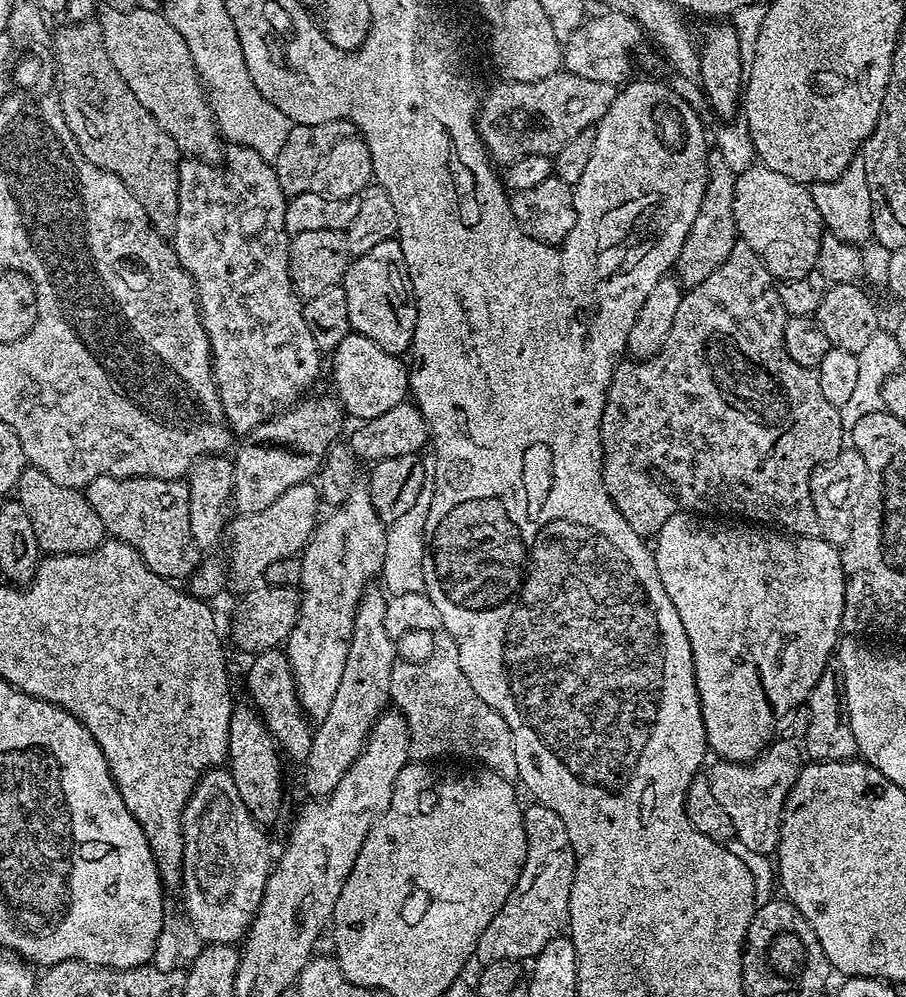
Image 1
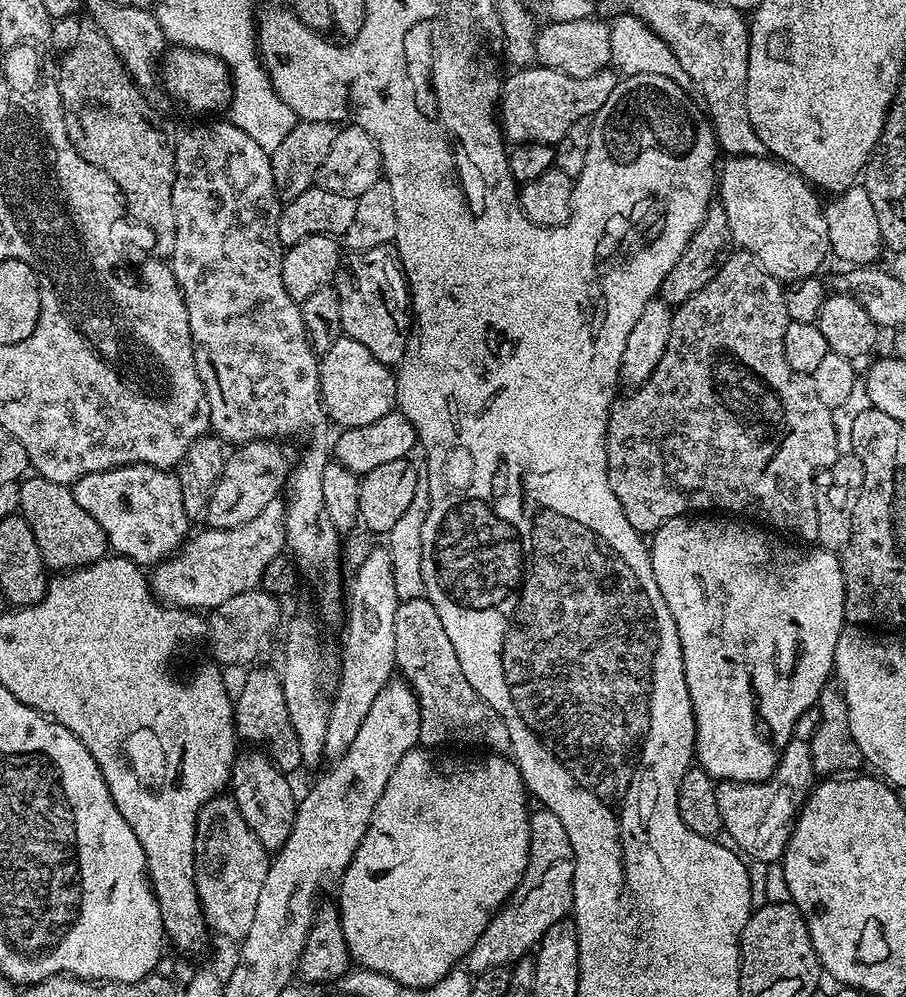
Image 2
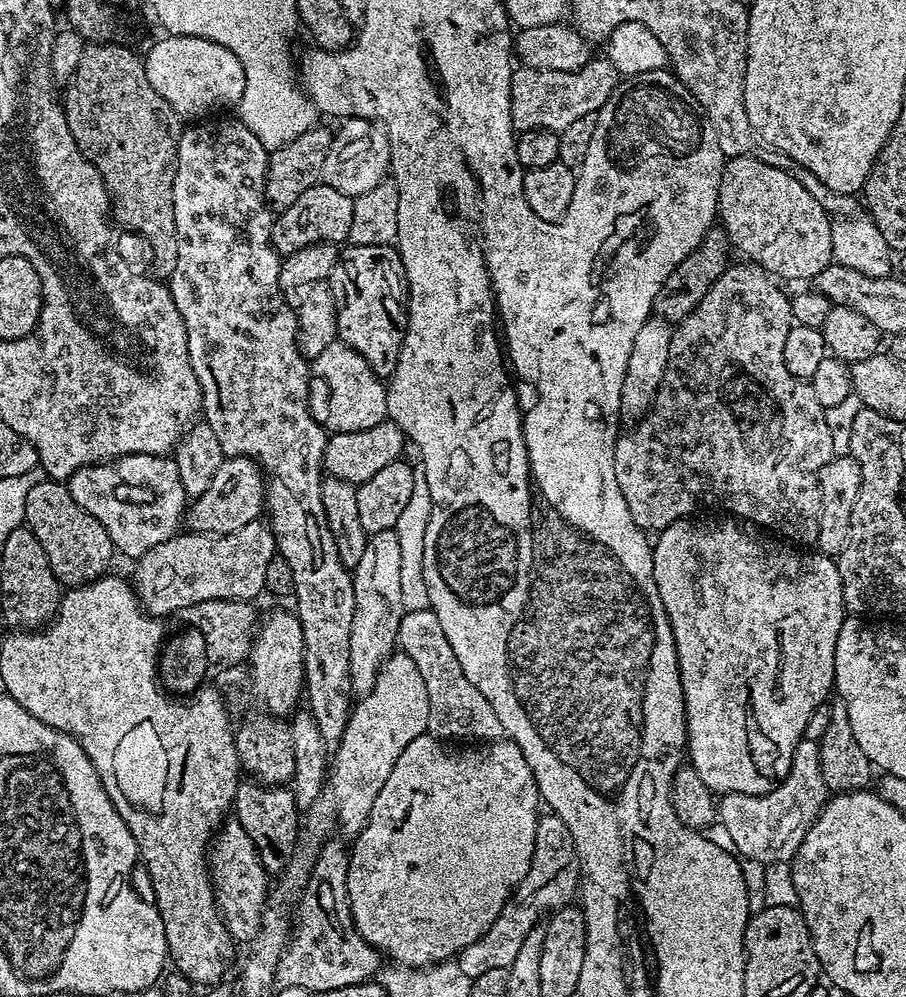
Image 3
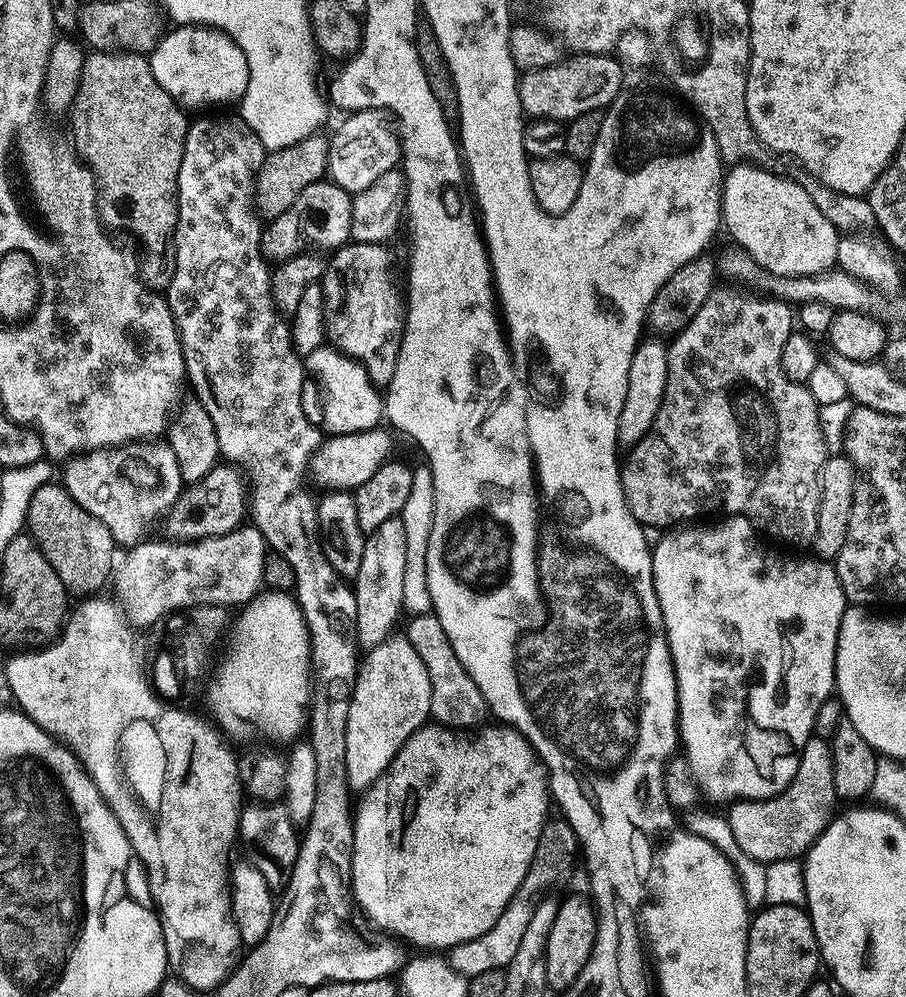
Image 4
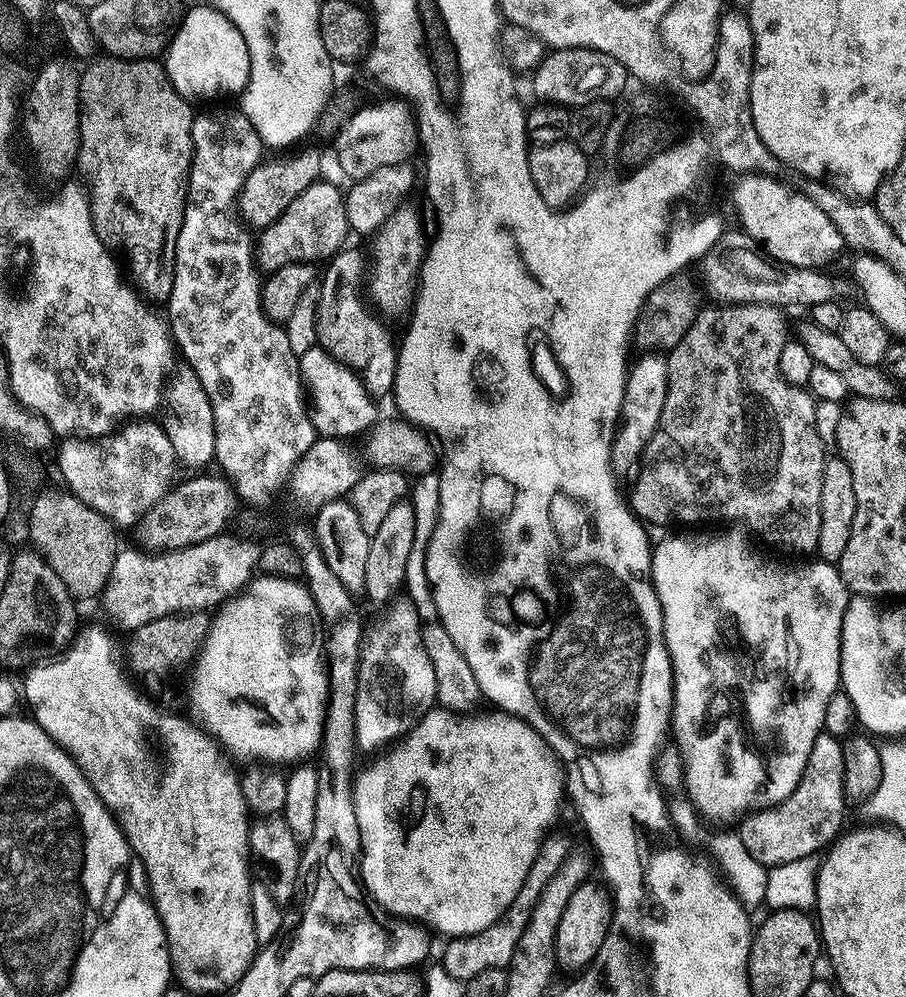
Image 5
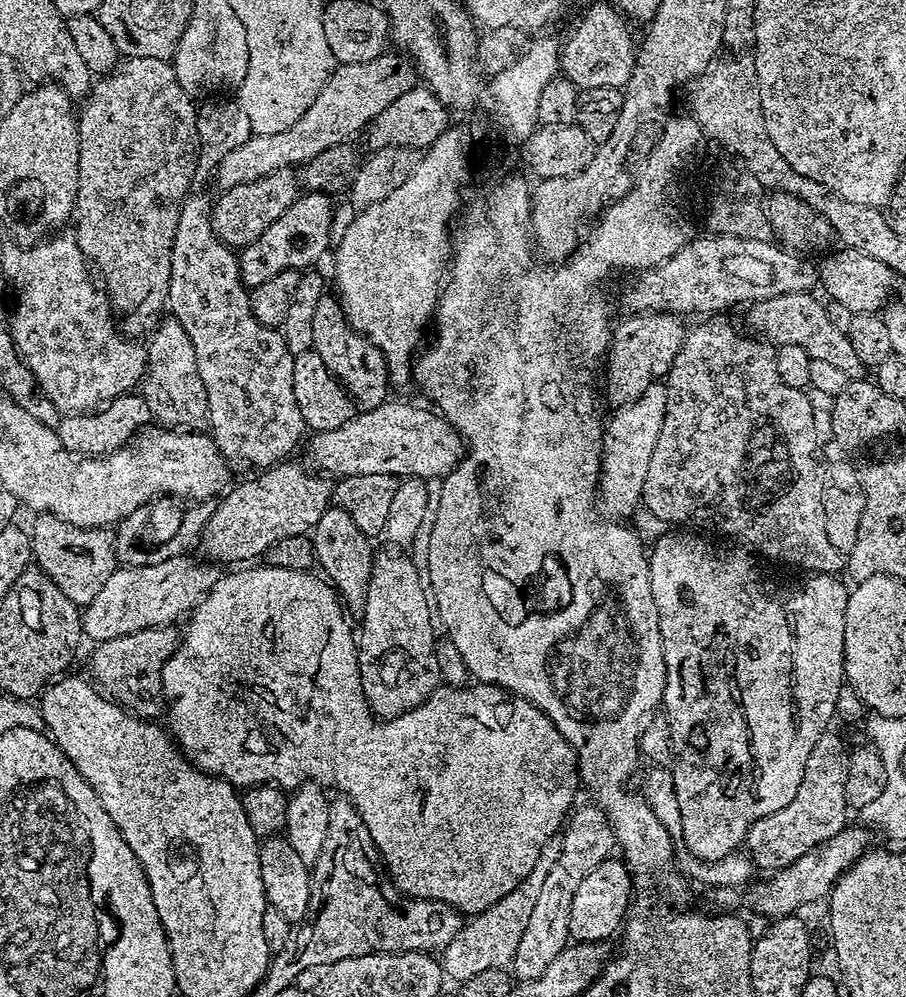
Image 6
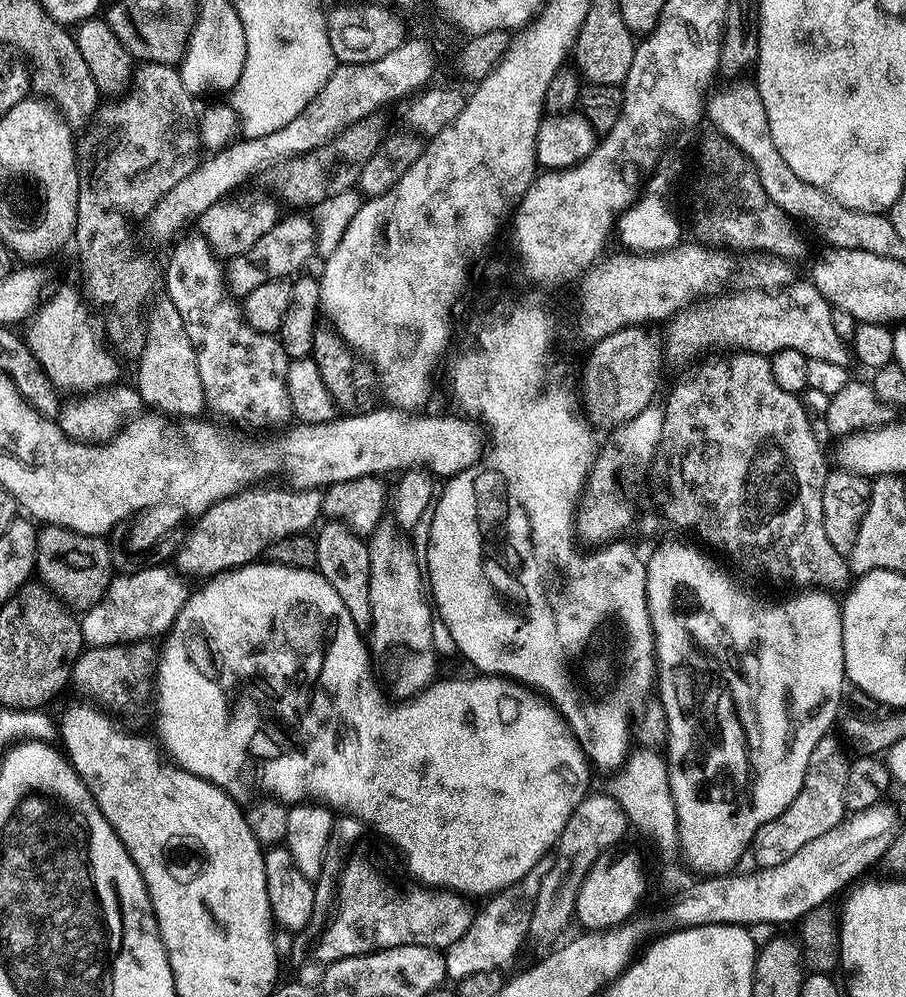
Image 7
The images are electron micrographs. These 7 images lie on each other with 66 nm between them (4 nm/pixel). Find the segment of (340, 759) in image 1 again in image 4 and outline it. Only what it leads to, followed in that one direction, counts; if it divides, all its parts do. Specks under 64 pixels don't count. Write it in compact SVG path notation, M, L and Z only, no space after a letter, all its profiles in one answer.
M399 515L382 522L364 541L362 566L354 577L356 593L356 639L361 645L380 644L392 631L406 601L403 590L405 577L407 530L409 525Z

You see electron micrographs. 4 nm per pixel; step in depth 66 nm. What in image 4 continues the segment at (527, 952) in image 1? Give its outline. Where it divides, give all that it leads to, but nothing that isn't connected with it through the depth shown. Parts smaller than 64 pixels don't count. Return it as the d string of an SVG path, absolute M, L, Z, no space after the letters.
M563 818L549 819L538 838L538 850L534 850L530 870L526 870L526 878L522 878L522 886L518 886L518 890L514 890L514 898L510 898L506 910L502 910L502 914L498 914L498 922L494 922L494 926L490 926L490 930L486 930L486 934L478 934L478 938L470 938L470 942L455 944L453 948L447 949L446 959L449 966L459 975L467 978L483 974L486 970L503 970L507 968L510 958L514 958L514 954L522 942L522 934L526 934L526 926L530 926L530 918L534 918L534 910L541 900L551 893L548 891L551 890L552 883L571 866L572 859L575 856L578 856L578 841L568 821Z

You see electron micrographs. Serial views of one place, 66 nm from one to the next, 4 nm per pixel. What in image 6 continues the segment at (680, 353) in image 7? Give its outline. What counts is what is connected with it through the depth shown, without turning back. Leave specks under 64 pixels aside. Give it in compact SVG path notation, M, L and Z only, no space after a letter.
M808 290L778 294L774 298L753 303L752 313L748 320L757 328L763 339L773 346L802 346L812 360L830 362L838 366L848 376L849 380L858 380L865 375L866 369L858 362L858 354L854 354L854 346L850 346L847 332L838 330L834 322L830 322L825 301L819 295Z

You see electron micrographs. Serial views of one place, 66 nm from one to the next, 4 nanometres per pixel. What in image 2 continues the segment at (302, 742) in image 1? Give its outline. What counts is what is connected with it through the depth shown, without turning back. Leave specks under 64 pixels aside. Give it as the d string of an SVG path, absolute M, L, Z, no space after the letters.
M252 666L247 669L248 677L244 680L244 689L234 700L232 718L236 722L236 735L245 745L259 750L271 758L276 769L285 774L301 771L302 749L298 747L298 734L290 722L284 697L284 681L281 673L272 668Z

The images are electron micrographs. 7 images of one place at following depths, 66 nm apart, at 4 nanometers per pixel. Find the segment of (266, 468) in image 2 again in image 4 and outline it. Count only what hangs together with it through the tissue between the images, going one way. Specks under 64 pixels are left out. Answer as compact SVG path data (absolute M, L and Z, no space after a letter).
M217 466L210 470L207 480L189 484L181 491L179 498L167 510L162 523L169 541L195 542L232 532L241 527L245 520L246 484L241 473L232 466Z

